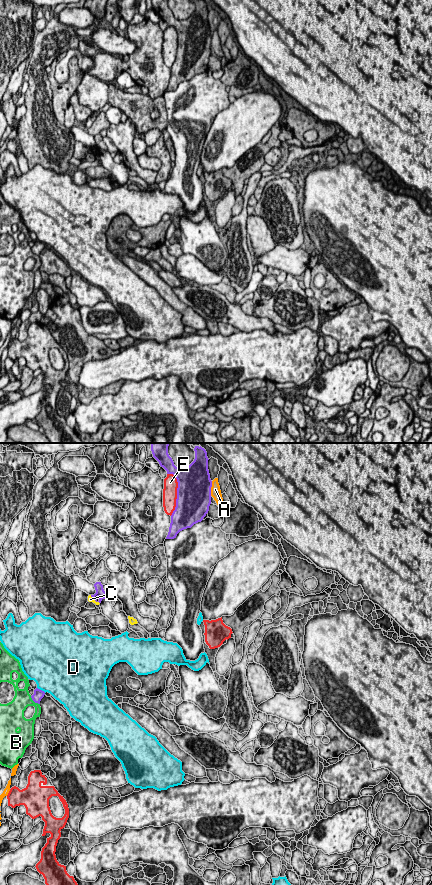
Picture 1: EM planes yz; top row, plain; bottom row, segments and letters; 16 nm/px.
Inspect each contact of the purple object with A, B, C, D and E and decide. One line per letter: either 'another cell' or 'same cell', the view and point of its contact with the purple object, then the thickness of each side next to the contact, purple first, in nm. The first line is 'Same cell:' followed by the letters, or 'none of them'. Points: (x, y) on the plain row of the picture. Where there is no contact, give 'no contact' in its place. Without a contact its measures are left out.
Same cell: none of them
A: another cell; contact yz (210, 40); calibres 500 and 160 nm
B: another cell; contact yz (34, 253); calibres 160 and 280 nm
C: another cell; contact yz (93, 150); calibres 140 and 90 nm
D: another cell; contact yz (41, 242); calibres 160 and 480 nm
E: another cell; contact yz (177, 44); calibres 500 and 220 nm

